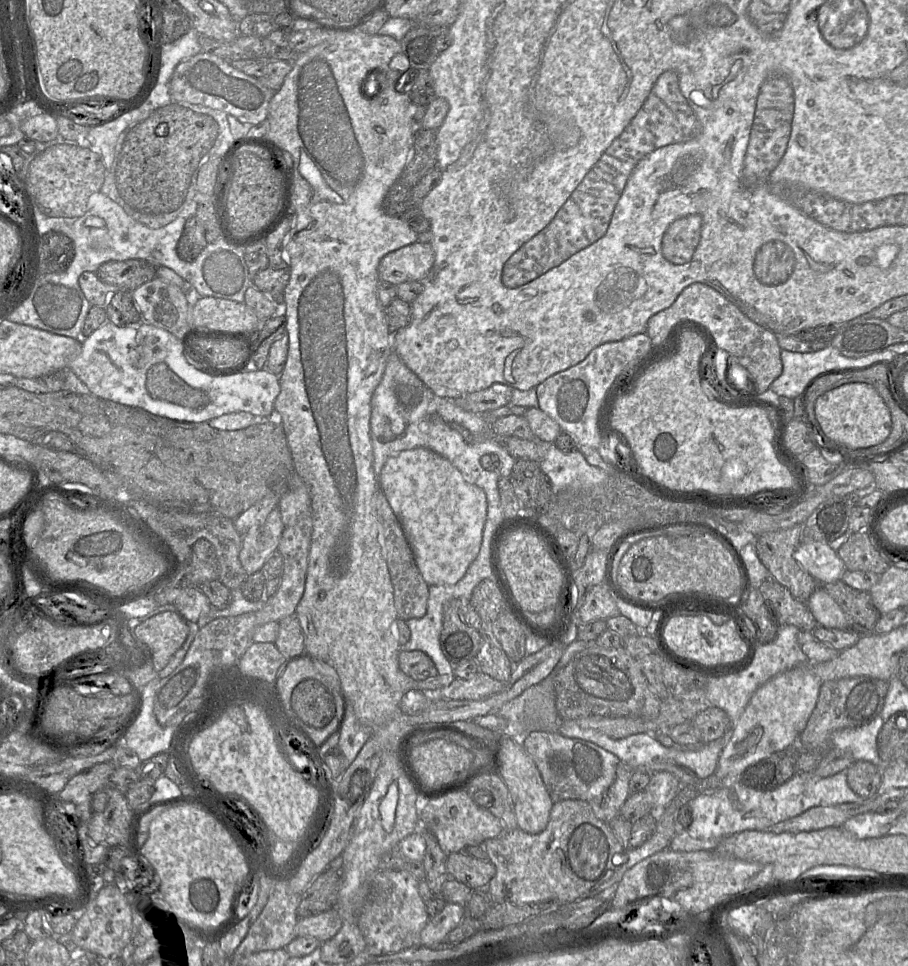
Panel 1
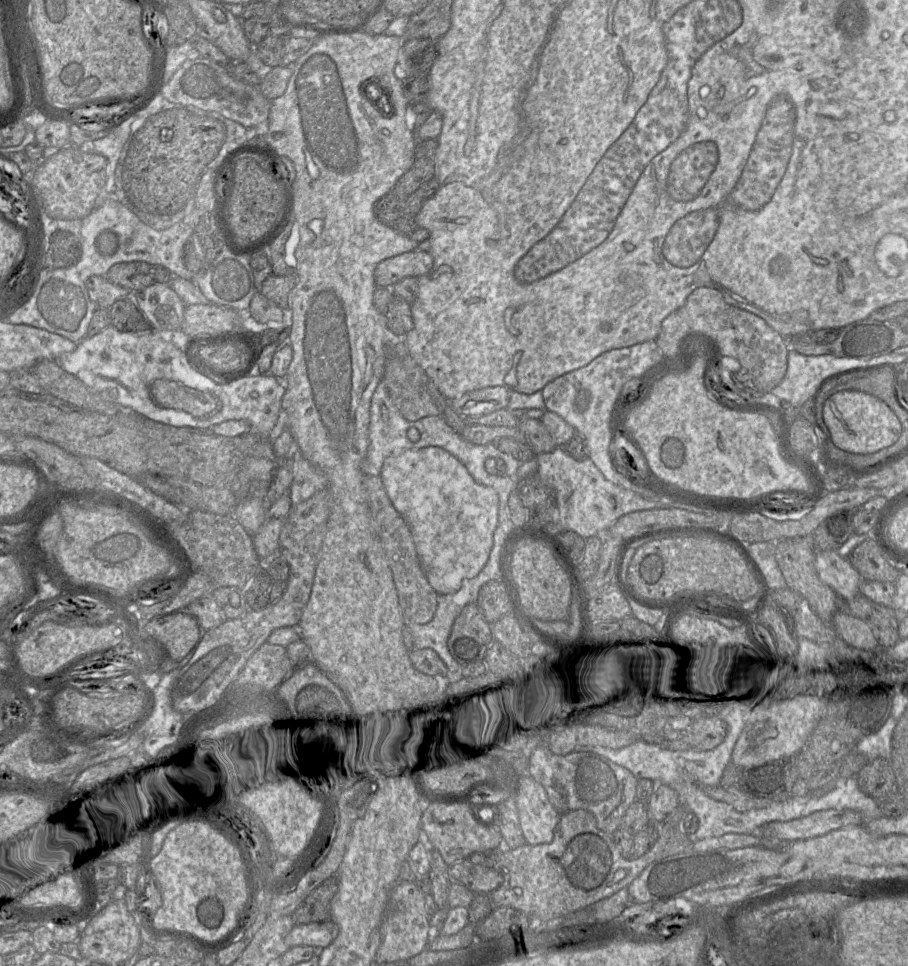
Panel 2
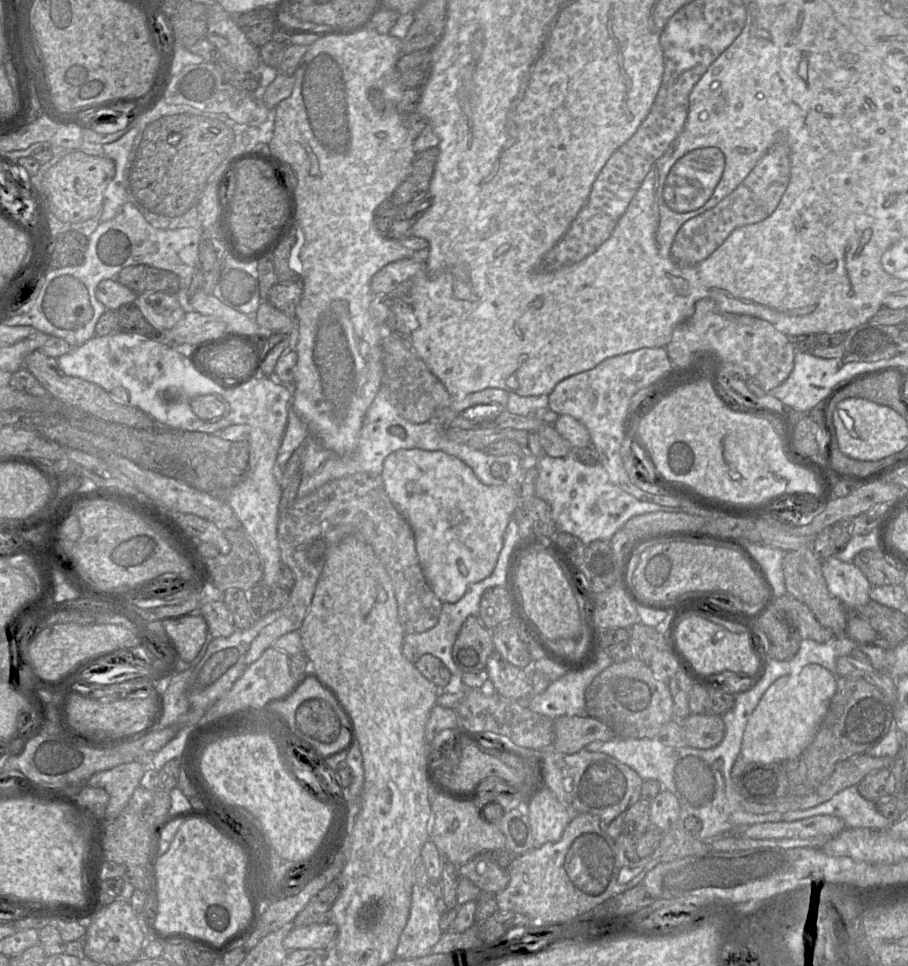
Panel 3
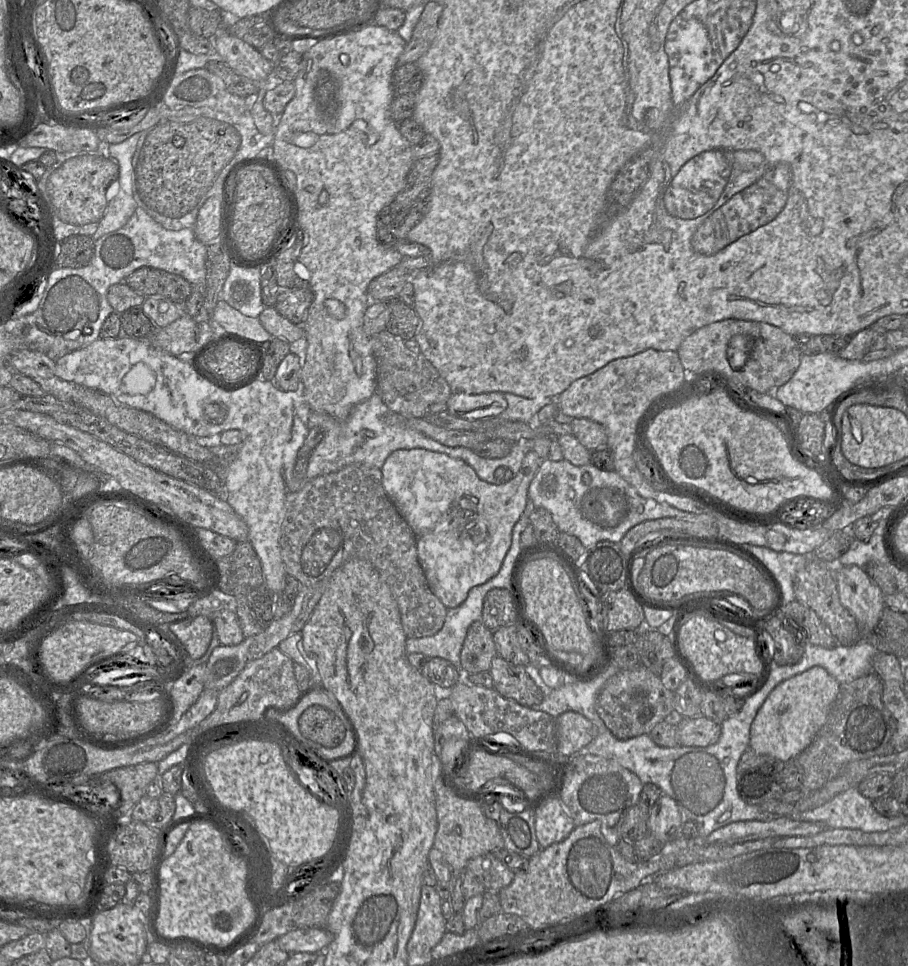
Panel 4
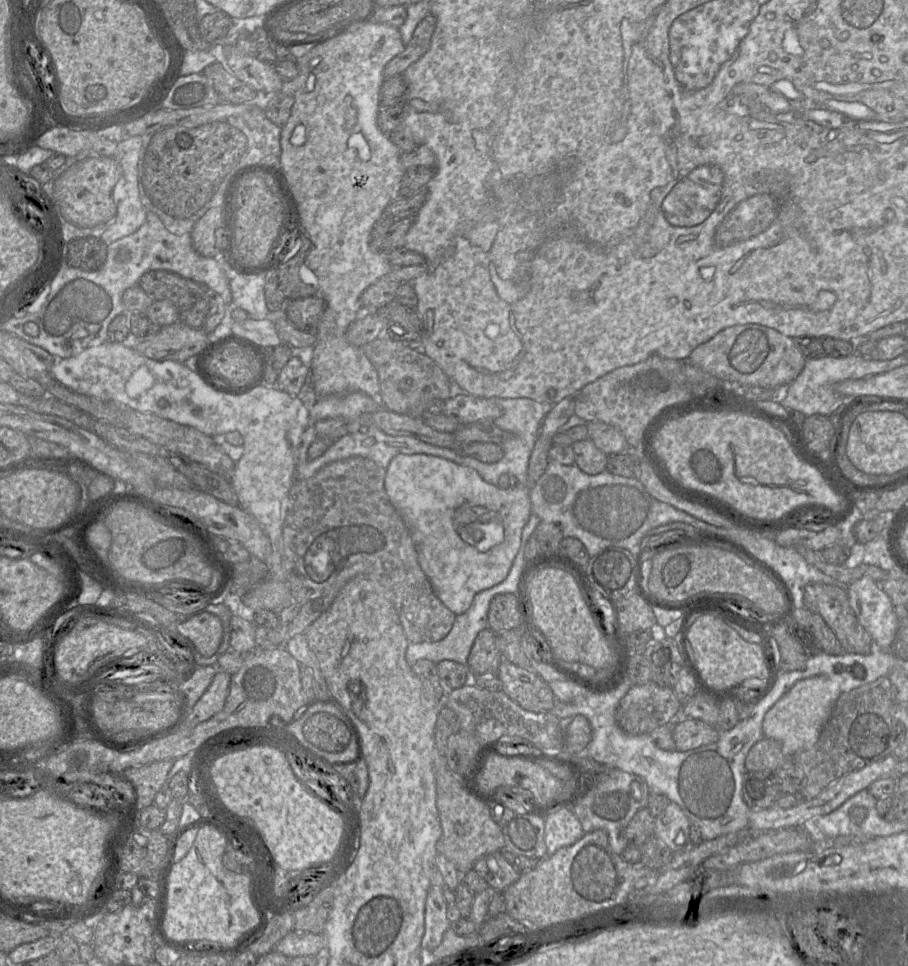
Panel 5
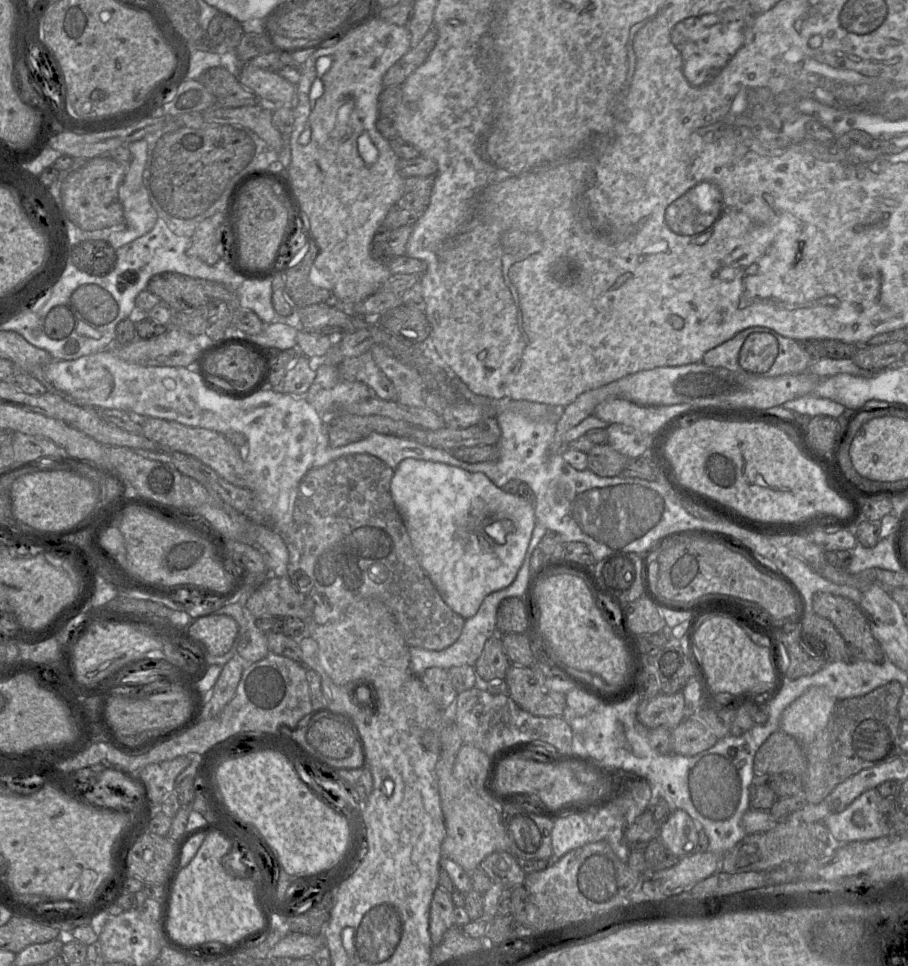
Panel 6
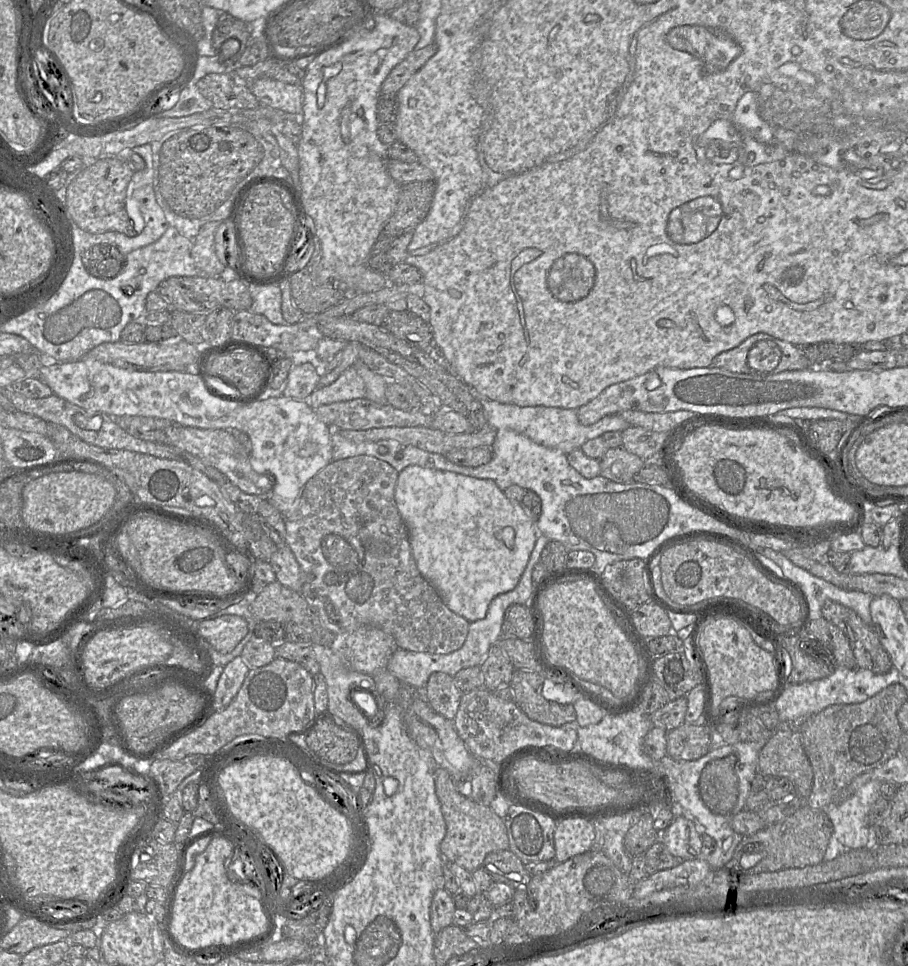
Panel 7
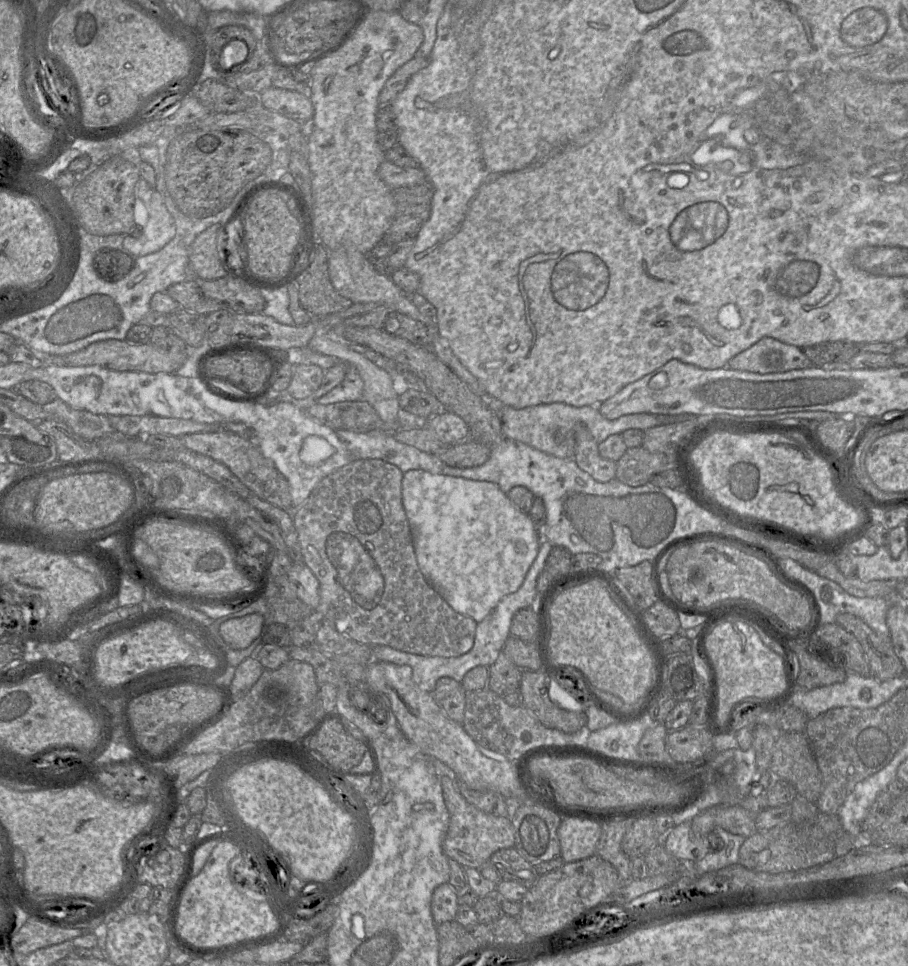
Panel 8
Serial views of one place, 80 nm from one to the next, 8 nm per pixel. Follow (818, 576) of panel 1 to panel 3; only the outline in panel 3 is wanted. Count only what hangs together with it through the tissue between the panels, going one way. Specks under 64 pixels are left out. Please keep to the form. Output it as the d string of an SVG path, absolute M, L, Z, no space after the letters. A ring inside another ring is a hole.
M831 556L823 560L822 573L829 592L849 611L856 612L871 601L872 585L853 563Z

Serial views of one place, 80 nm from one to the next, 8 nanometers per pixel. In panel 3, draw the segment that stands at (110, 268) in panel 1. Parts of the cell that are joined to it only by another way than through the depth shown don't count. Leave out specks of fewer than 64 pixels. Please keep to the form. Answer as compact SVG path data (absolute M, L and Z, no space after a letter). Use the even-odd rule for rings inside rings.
M145 264L125 267L117 281L137 294L143 292L165 292L176 295L180 289L180 278L172 273Z

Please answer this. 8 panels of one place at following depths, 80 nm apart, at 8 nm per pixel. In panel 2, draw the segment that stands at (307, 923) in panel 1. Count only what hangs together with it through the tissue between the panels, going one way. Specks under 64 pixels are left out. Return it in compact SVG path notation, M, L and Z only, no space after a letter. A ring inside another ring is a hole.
M331 919L324 922L295 924L285 937L288 947L312 946L323 949L330 945L339 933L339 927Z

